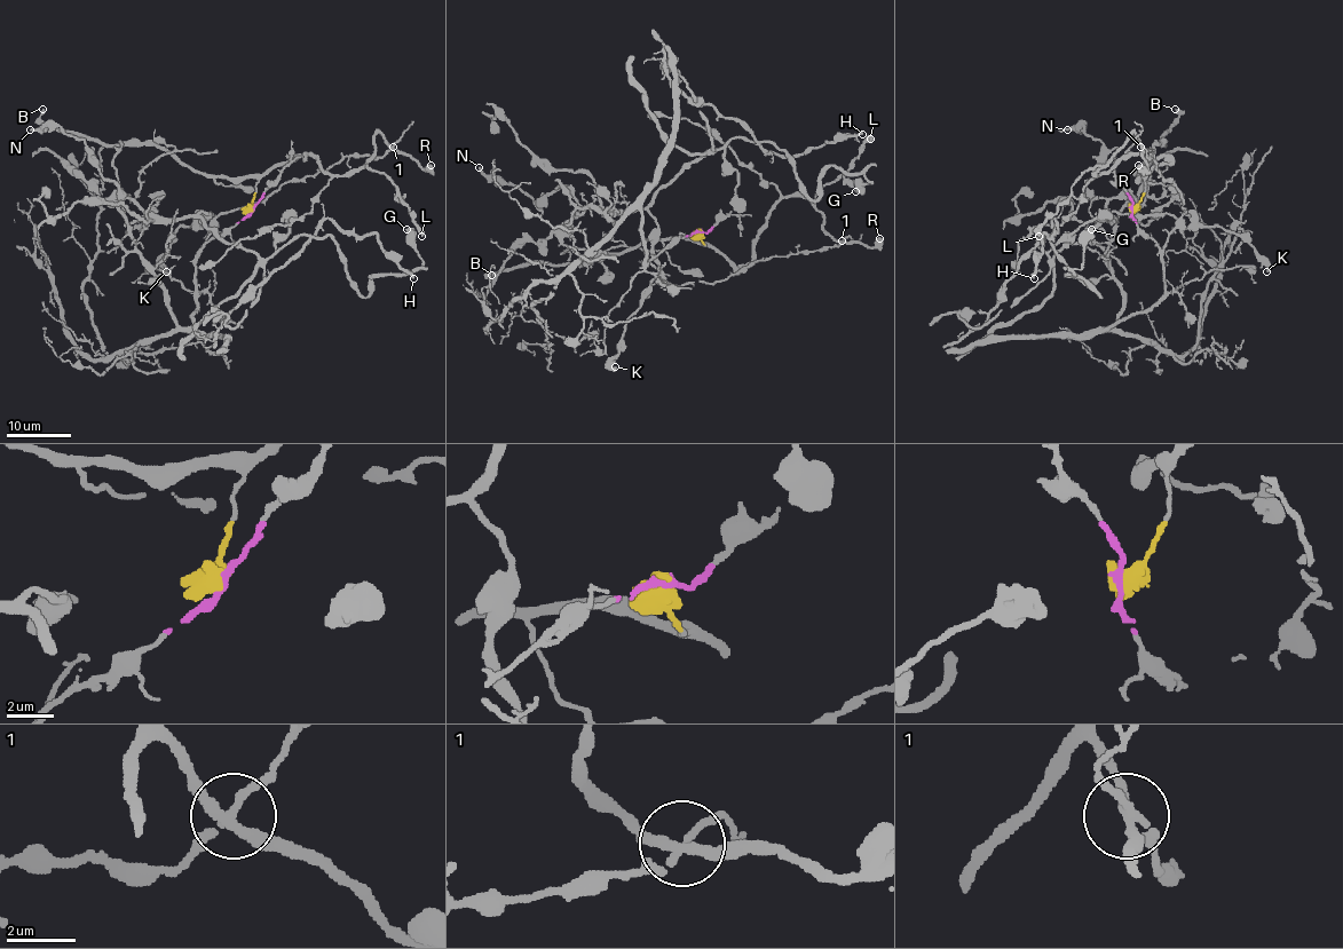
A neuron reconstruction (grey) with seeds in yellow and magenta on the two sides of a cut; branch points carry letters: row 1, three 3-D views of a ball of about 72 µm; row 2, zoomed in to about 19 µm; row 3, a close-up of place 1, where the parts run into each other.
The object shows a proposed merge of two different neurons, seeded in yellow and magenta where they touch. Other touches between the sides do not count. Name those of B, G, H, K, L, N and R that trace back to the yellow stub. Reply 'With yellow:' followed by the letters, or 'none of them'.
With yellow: B, L, R

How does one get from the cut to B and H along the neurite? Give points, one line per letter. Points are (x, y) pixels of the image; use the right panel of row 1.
B: (1131, 210), (1144, 191), (1144, 179), (1138, 178), (1152, 148), (1164, 143), (1162, 139), (1178, 118), (1175, 108)
H: (1131, 210), (1162, 250), (1175, 218), (1112, 211), (1051, 259), (1039, 238), (1055, 219), (1033, 278)

